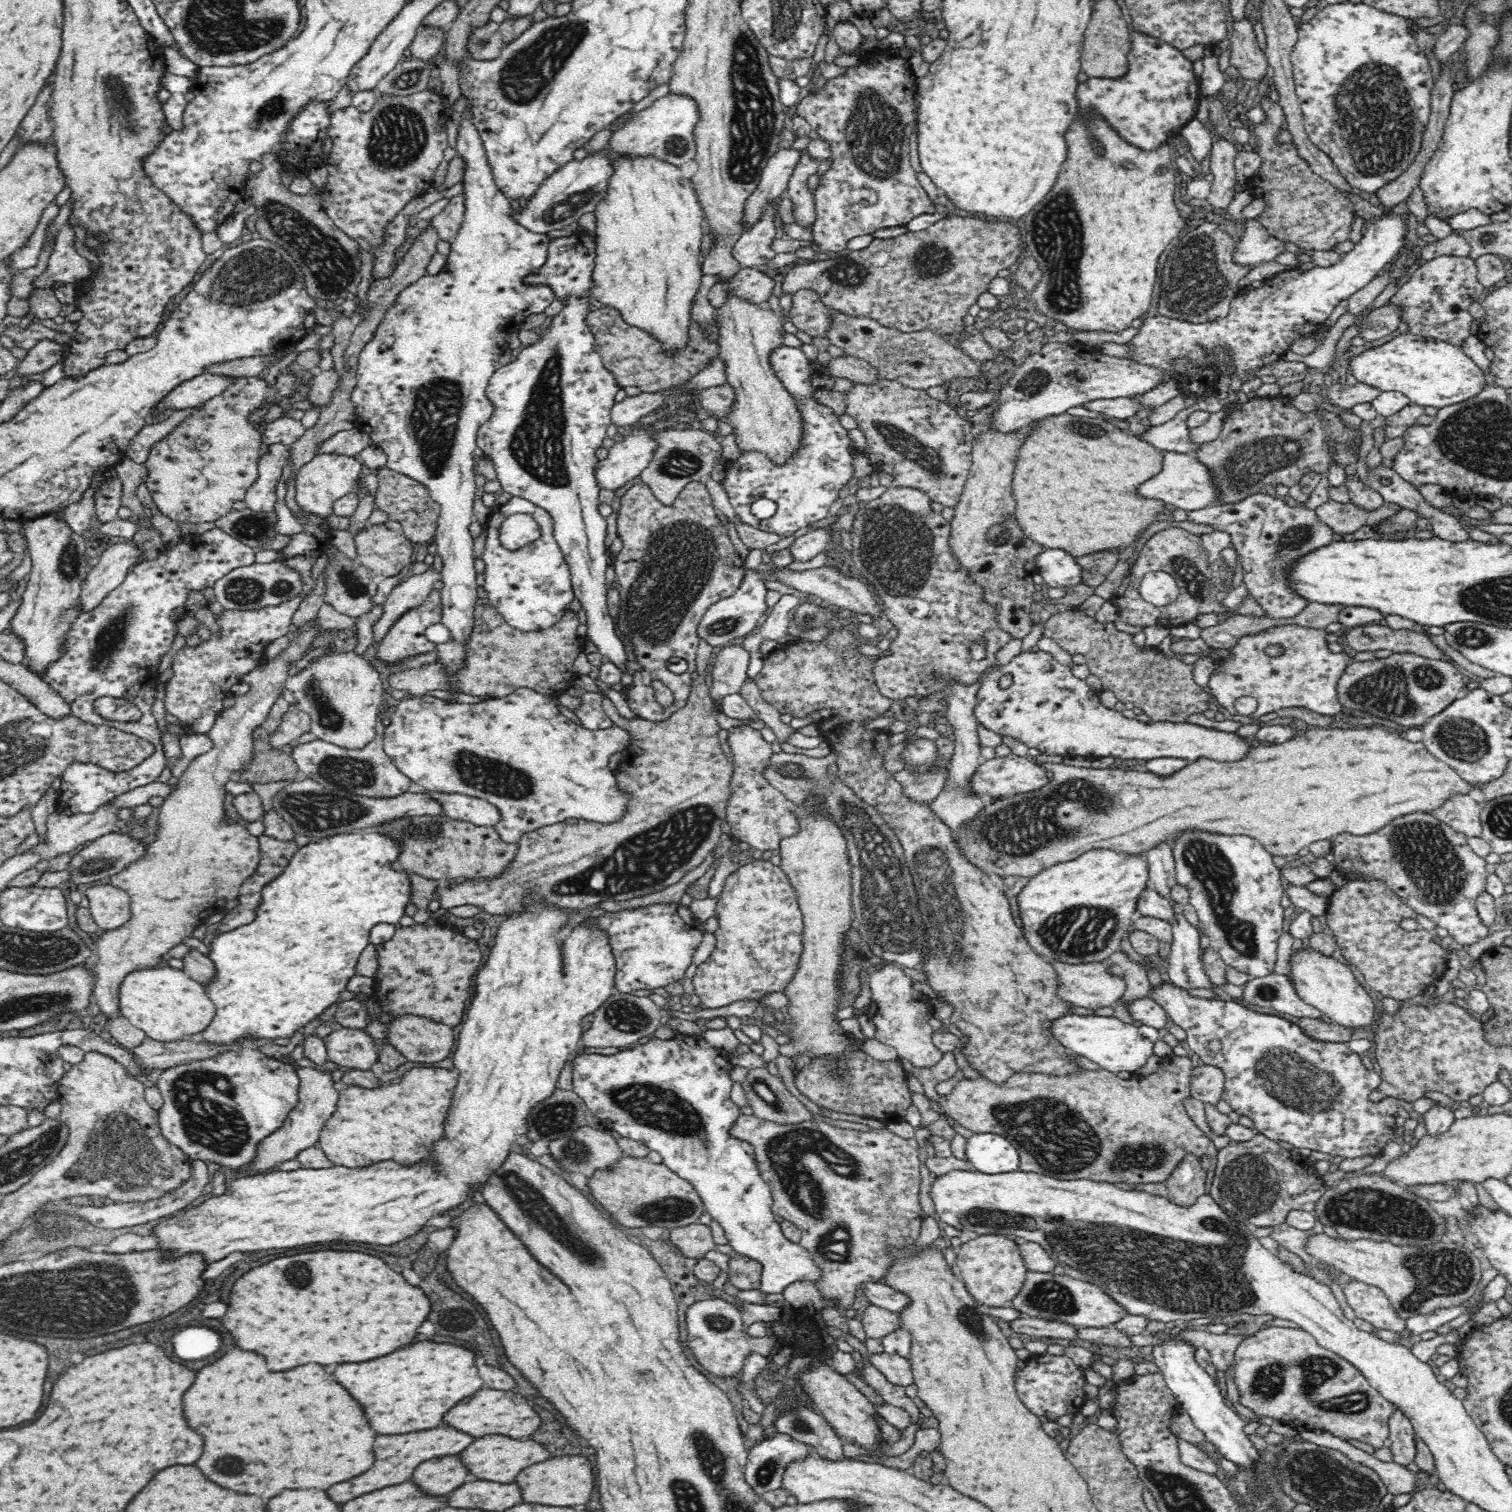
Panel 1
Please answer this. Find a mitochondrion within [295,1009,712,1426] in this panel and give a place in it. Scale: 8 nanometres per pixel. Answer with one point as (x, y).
(532, 1204)

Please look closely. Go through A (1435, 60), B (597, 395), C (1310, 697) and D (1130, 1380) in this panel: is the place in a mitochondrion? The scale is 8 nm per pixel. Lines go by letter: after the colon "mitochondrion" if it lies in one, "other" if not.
A: other
B: other
C: other
D: other

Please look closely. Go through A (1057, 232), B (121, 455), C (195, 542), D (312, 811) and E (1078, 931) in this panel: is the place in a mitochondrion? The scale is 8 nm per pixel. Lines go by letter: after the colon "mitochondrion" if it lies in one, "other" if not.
A: mitochondrion
B: other
C: other
D: mitochondrion
E: mitochondrion

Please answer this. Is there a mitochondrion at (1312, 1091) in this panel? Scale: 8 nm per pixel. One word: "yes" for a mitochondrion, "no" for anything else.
yes

